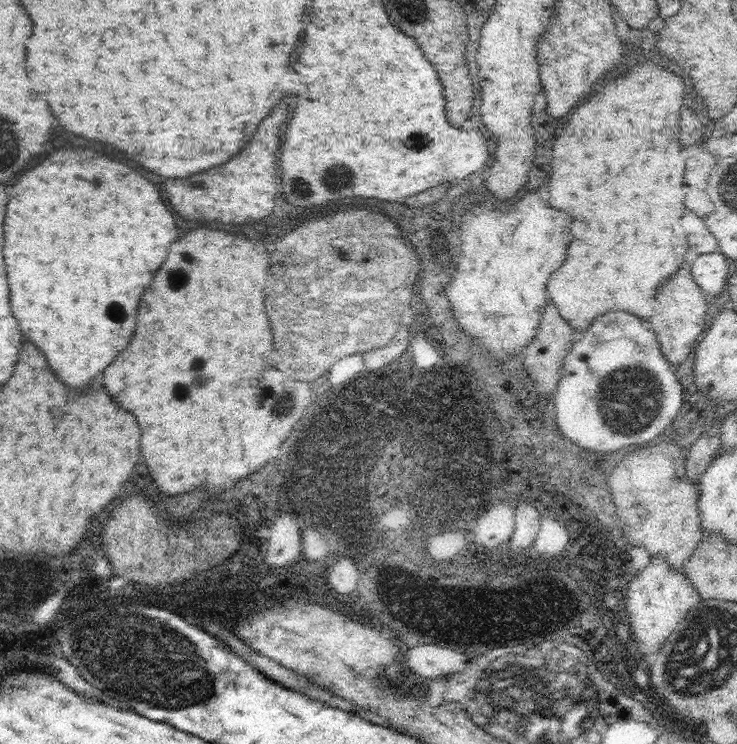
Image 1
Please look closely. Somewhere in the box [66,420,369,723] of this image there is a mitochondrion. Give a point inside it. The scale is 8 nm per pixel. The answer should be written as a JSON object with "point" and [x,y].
{"point":[137,653]}

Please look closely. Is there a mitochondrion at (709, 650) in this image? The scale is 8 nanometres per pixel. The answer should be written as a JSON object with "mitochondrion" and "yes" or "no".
{"mitochondrion":"yes"}

